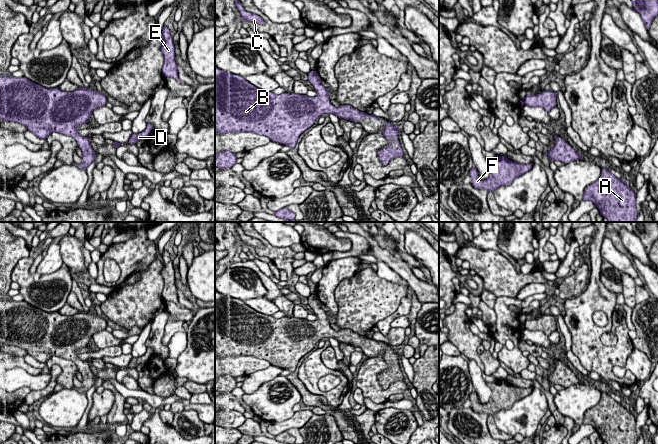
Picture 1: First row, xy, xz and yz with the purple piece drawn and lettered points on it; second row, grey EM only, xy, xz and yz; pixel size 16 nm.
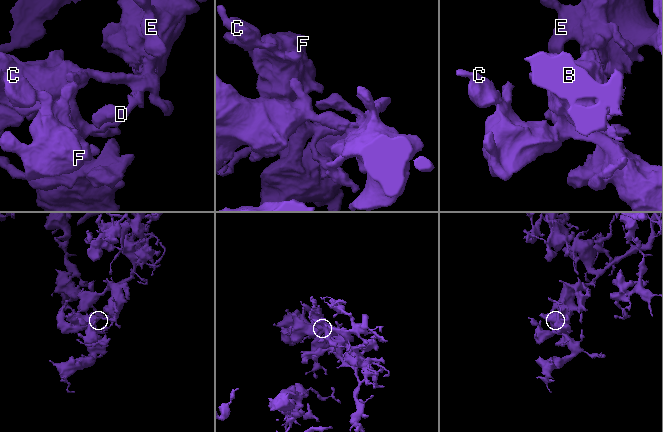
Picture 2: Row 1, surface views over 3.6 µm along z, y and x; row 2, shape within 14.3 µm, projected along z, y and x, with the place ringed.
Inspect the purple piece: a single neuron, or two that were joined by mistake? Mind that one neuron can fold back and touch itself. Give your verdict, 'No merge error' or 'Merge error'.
No merge error

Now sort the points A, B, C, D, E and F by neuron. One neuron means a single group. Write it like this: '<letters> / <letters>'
A B C D E F

